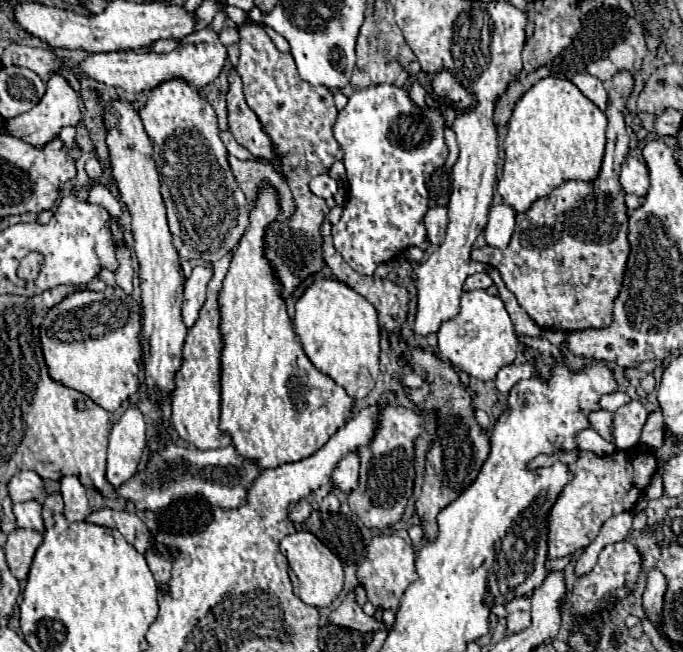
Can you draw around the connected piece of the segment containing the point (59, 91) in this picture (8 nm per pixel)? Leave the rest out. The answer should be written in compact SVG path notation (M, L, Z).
M54 72L50 74L48 78L48 90L44 94L44 98L28 112L16 116L16 118L10 118L8 120L8 134L16 136L16 138L24 138L24 142L32 144L32 146L46 146L54 136L58 136L58 132L64 128L64 126L78 126L80 122L80 106L78 106L78 92L70 86L70 82Z

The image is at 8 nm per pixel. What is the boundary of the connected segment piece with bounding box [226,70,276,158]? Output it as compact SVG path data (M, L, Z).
M236 70L228 72L228 90L226 90L226 110L228 110L228 130L234 134L236 142L240 146L244 146L252 156L260 156L260 158L276 158L276 150L272 150L272 142L268 138L268 134L264 134L260 120L256 118L256 114L252 114L252 110L248 110L248 104L244 102L244 94L242 94L242 82Z

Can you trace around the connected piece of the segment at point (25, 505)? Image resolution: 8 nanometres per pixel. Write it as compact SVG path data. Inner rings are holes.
M36 500L14 504L14 516L18 520L18 528L38 530L42 534L44 532L44 524L42 524L40 512L42 512L42 506Z

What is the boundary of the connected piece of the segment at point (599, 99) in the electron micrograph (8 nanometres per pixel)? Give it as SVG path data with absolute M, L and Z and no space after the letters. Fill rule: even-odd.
M584 72L584 74L572 76L572 82L574 82L574 84L578 86L578 90L580 90L586 98L590 98L600 110L606 110L608 92L606 92L602 80L598 80L598 78L594 78L594 76L590 76L590 74Z

